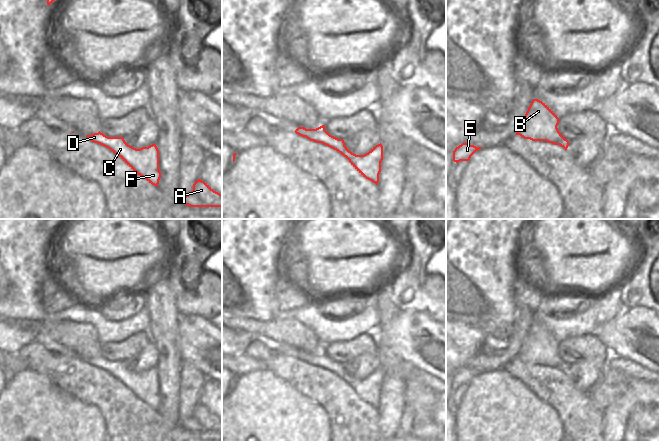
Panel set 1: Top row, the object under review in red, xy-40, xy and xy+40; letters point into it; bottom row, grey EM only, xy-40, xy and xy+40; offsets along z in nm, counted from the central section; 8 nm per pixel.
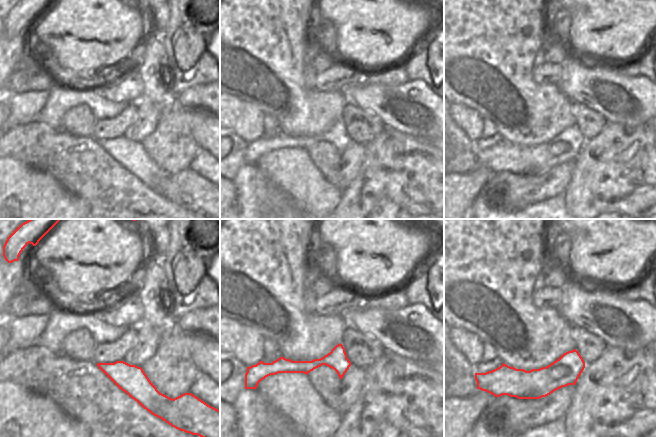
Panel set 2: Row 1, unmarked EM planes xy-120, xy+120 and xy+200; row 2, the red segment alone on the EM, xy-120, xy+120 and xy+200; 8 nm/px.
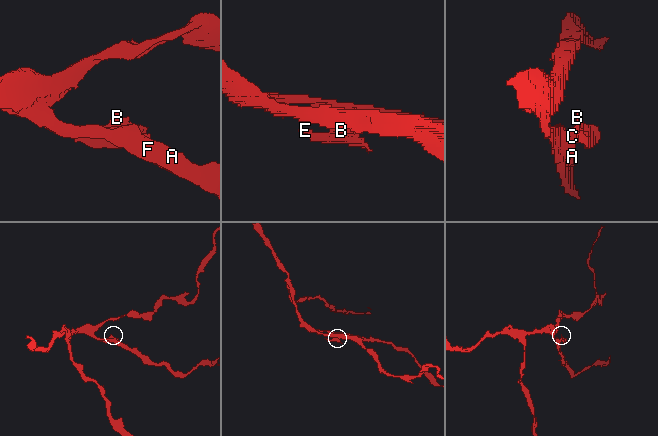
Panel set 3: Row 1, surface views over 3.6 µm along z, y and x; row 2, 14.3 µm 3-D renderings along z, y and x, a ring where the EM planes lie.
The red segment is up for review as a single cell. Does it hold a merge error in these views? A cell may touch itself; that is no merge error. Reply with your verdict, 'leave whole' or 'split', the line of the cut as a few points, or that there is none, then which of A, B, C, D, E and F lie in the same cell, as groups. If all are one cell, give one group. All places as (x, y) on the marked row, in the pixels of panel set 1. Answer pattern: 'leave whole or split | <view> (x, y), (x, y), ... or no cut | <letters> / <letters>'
leave whole | no cut | A B C D E F

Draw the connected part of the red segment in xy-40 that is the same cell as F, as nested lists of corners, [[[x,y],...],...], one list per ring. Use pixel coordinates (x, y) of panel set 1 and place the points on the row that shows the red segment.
[[[100,131],[92,135],[86,135],[86,137],[94,143],[110,149],[135,173],[152,185],[158,186],[161,172],[159,170],[159,150],[156,144],[136,149],[128,145],[123,137],[108,137]]]

